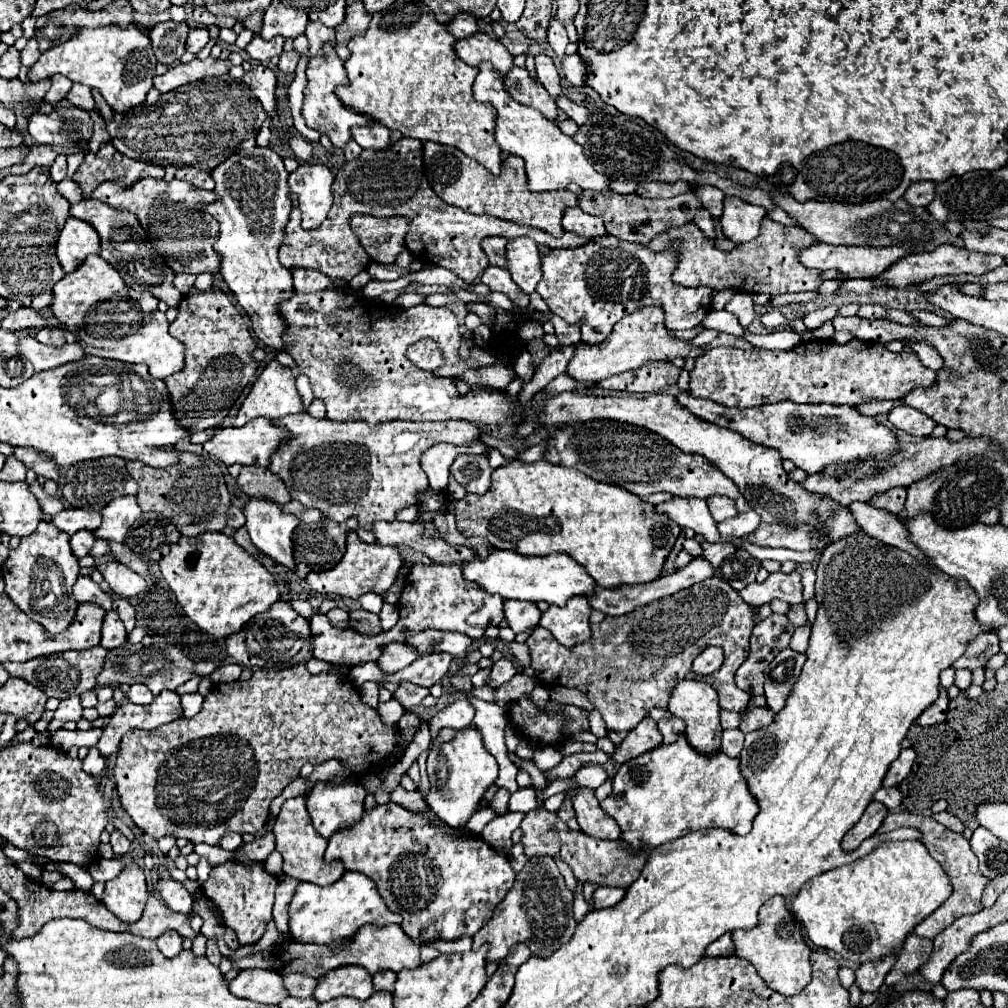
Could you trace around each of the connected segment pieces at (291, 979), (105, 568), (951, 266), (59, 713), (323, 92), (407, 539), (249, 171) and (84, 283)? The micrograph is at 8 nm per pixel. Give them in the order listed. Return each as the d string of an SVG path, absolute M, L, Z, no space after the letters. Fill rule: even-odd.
M294 973L294 975L284 977L284 985L292 997L312 997L316 979L308 977L304 973Z
M104 561L98 565L98 571L104 575L110 589L124 599L134 597L146 589L144 577L140 577L138 573L134 573L128 565L120 561Z
M940 245L934 251L928 253L912 253L902 257L900 261L896 261L892 267L888 267L880 277L876 277L878 281L884 281L890 287L908 287L914 283L922 283L928 281L932 277L940 277L940 275L958 275L958 273L972 273L972 275L984 275L996 267L1000 267L1004 263L1002 257L996 255L986 255L986 253L972 253L964 247L956 247L956 245Z
M68 697L62 699L58 709L54 711L54 719L48 723L46 729L46 737L52 737L52 733L56 733L58 729L62 729L64 723L68 721L80 721L82 719L82 705L80 705L80 697Z
M330 43L324 45L324 55L322 57L314 57L308 63L306 75L308 75L308 85L304 89L302 117L306 119L308 127L316 129L318 133L324 133L334 143L334 147L342 149L352 139L352 127L368 127L368 125L376 123L376 119L368 119L366 115L356 113L356 111L344 107L344 103L338 101L338 97L334 93L336 85L346 85L349 81L344 63L340 61L340 57L336 55L336 51L334 51L334 47Z
M376 521L372 533L376 535L376 543L378 545L408 545L424 555L428 555L434 563L458 563L462 565L464 561L472 561L472 557L476 555L474 549L470 547L464 547L464 545L450 545L436 529L436 525L430 521L430 525L426 523L402 523L402 521L392 521L392 523L386 523L386 521Z
M254 147L252 151L236 151L230 159L212 169L210 175L216 181L214 193L218 199L204 205L204 209L220 223L216 239L220 275L236 295L236 301L250 315L256 337L266 345L266 349L282 351L284 323L278 317L278 303L294 291L290 269L284 269L278 261L282 231L292 209L288 171L284 169L282 157L274 149Z
M92 255L86 257L76 271L64 275L54 285L50 309L78 339L78 345L86 355L118 359L124 363L144 363L156 379L166 379L184 369L184 343L168 333L166 315L160 311L144 313L140 309L128 309L128 299L122 299L122 289L124 283L116 269L100 255Z

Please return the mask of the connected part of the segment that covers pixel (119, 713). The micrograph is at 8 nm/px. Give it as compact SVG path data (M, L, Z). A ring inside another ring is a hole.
M162 691L150 705L134 705L126 701L110 717L110 723L104 727L104 735L96 743L96 749L106 759L118 749L124 733L136 728L152 731L178 717L182 717L182 707L176 691Z

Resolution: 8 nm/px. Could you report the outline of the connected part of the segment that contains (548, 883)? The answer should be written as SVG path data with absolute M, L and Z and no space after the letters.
M532 857L524 865L524 869L516 875L514 887L508 891L504 901L496 907L496 913L492 919L474 935L474 947L478 949L482 943L490 945L488 959L490 961L502 961L510 947L524 941L532 955L548 957L552 955L560 945L570 941L576 919L572 913L572 891L566 887L564 877L560 875L556 863L552 857Z

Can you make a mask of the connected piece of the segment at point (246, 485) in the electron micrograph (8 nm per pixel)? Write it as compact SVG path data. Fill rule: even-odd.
M256 465L242 467L238 475L238 485L248 497L266 497L280 505L290 501L290 493L286 491L280 477L276 477L268 469L262 471L262 467L256 467Z

